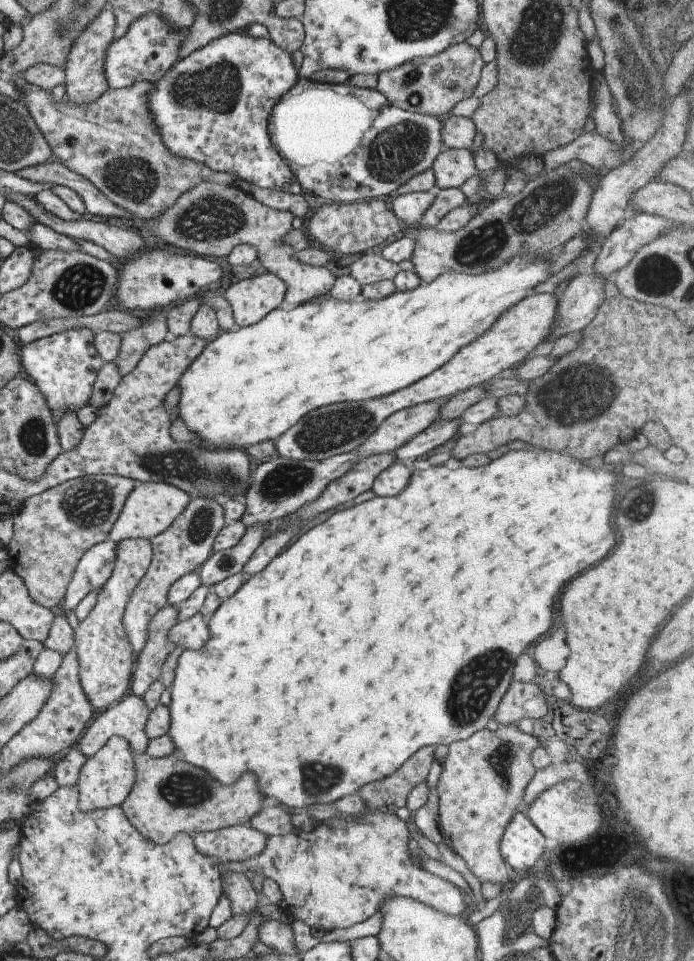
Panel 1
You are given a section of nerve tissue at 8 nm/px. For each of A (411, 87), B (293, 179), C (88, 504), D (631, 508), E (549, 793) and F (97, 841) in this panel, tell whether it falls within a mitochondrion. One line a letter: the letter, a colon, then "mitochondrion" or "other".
A: mitochondrion
B: other
C: mitochondrion
D: mitochondrion
E: other
F: mitochondrion

